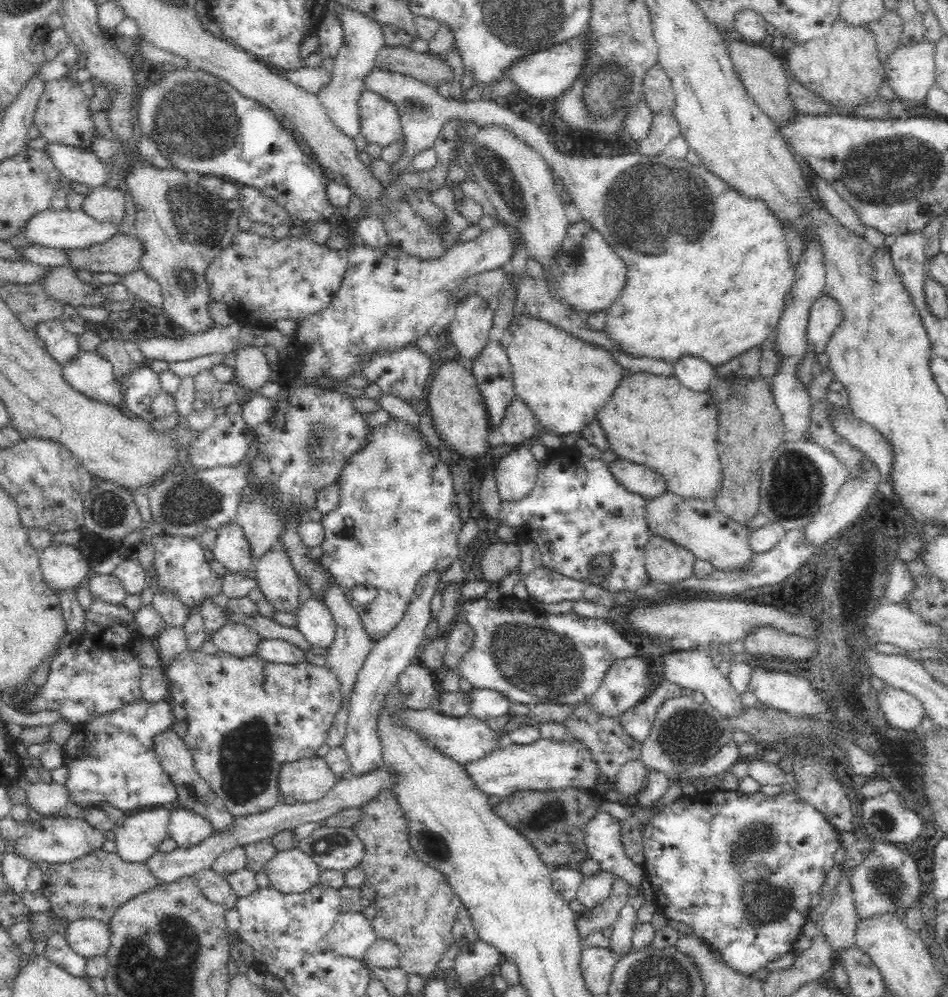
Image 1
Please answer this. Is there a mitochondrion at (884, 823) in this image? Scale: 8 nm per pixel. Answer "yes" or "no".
yes

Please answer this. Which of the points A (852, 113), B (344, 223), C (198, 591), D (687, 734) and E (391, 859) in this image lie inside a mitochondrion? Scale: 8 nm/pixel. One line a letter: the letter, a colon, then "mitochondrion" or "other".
A: other
B: other
C: other
D: mitochondrion
E: other

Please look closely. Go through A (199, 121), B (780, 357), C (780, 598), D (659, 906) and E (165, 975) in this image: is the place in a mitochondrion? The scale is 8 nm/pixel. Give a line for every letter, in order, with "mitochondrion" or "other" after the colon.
A: mitochondrion
B: other
C: other
D: other
E: mitochondrion

